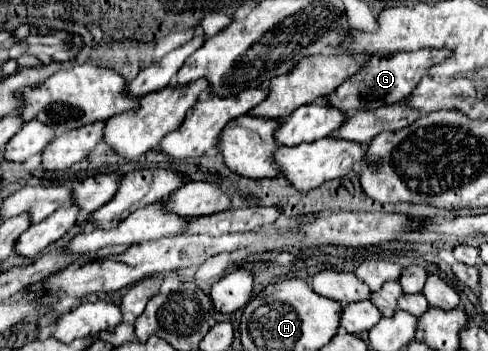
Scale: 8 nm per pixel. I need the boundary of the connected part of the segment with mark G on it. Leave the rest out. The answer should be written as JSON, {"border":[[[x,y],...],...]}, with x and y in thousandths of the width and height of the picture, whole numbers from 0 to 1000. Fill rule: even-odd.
{"border":[[[850,142],[850,148],[814,148],[797,165],[764,160],[756,182],[732,205],[727,217],[711,222],[686,262],[670,274],[674,296],[703,313],[707,325],[723,325],[732,313],[760,313],[773,302],[797,302],[822,285],[834,285],[838,268],[850,256],[855,234],[875,211],[887,182],[904,182],[928,148],[924,142]]]}

